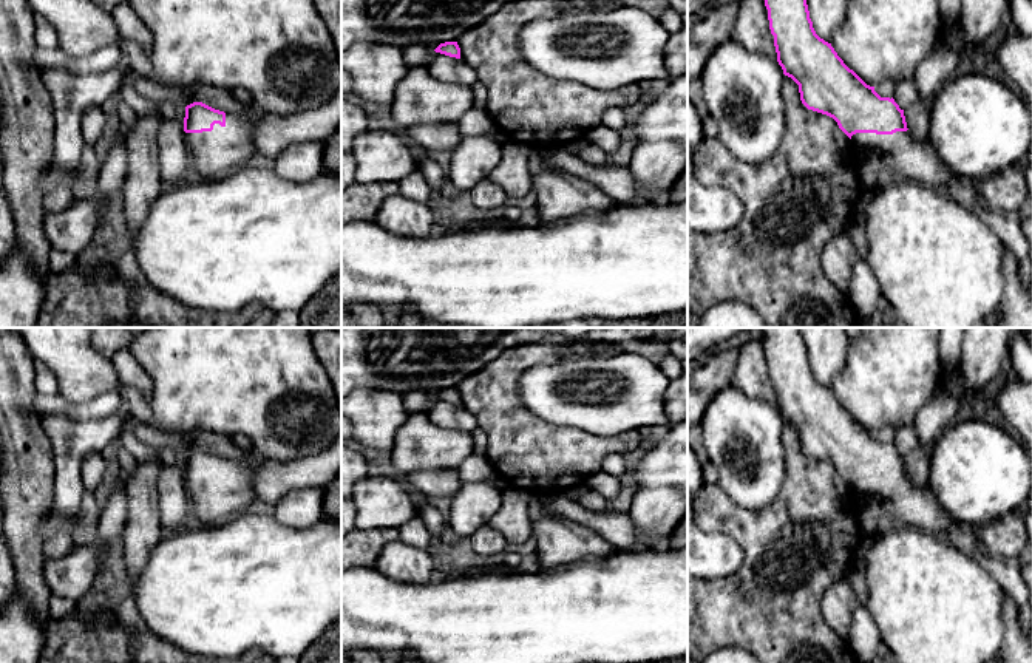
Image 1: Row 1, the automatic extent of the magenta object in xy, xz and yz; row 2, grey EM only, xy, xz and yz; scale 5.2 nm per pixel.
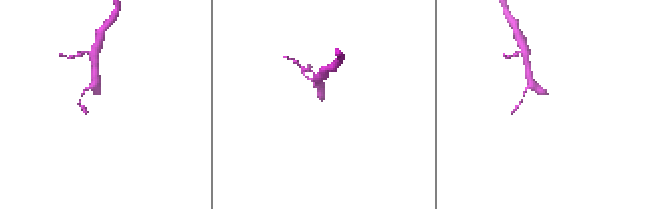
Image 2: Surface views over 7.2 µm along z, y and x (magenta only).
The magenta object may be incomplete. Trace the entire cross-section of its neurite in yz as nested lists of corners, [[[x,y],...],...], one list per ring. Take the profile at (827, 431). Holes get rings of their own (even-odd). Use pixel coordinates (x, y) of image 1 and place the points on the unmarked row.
[[[762,328],[762,342],[777,408],[783,420],[799,431],[802,450],[833,464],[859,495],[879,495],[893,513],[891,524],[947,538],[949,527],[958,522],[928,488],[911,482],[904,456],[895,445],[874,437],[874,431],[884,427],[898,430],[913,425],[944,379],[938,359],[938,328],[862,328],[856,338],[850,338],[845,371],[830,389],[816,380],[799,328]]]

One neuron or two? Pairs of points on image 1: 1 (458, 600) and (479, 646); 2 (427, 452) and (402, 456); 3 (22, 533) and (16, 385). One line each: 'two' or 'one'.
1: one
2: one
3: one

